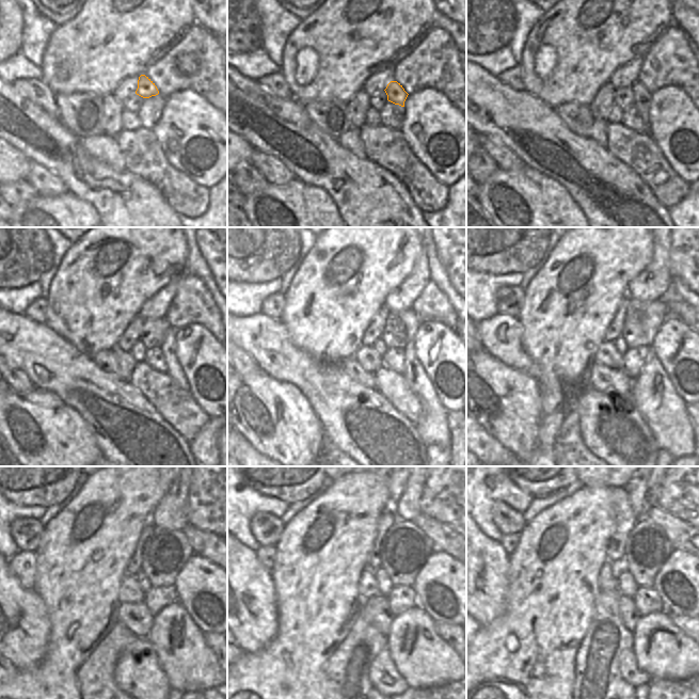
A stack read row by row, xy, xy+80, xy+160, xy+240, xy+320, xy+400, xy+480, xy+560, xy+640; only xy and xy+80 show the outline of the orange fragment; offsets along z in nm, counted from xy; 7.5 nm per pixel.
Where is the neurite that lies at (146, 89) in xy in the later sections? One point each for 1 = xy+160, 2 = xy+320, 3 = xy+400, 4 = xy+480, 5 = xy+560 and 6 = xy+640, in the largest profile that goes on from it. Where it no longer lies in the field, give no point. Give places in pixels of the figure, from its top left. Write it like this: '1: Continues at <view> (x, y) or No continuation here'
1: Continues at xy+160 (641, 97)
2: Continues at xy+320 (432, 427)
3: Continues at xy+400 (653, 395)
4: Continues at xy+480 (190, 665)
5: Continues at xy+560 (423, 657)
6: Continues at xy+640 (663, 651).

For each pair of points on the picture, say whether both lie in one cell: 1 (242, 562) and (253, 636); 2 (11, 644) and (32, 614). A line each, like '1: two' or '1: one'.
1: one
2: one

